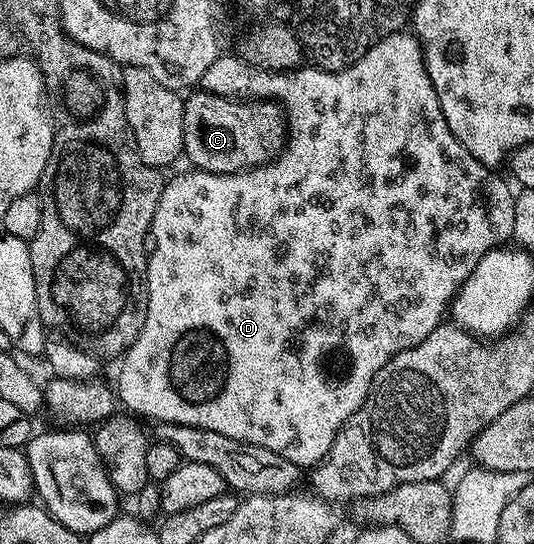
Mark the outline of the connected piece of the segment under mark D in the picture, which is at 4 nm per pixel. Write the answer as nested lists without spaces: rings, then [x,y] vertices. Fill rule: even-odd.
[[[398,32],[387,36],[379,44],[372,46],[355,64],[334,71],[322,70],[312,64],[295,70],[260,70],[249,65],[239,56],[222,55],[215,60],[215,64],[211,64],[211,68],[207,68],[207,72],[203,72],[199,86],[202,91],[218,94],[221,98],[268,100],[278,103],[281,109],[284,110],[287,119],[285,149],[272,162],[265,166],[254,166],[252,170],[241,170],[237,174],[216,174],[215,172],[189,168],[186,169],[186,174],[181,174],[178,178],[173,179],[170,177],[166,181],[165,190],[159,196],[159,208],[155,208],[155,216],[151,227],[152,249],[148,251],[145,267],[145,289],[149,295],[147,320],[143,320],[143,328],[139,332],[135,344],[130,346],[120,359],[120,362],[122,361],[121,371],[117,374],[115,394],[120,405],[130,415],[136,416],[138,419],[153,418],[154,423],[174,422],[180,426],[211,428],[211,432],[223,432],[223,436],[231,436],[231,440],[243,440],[247,444],[259,444],[259,448],[271,448],[271,452],[279,452],[279,456],[291,460],[291,464],[296,466],[312,468],[327,457],[335,436],[341,431],[346,420],[363,404],[363,400],[367,396],[377,373],[399,352],[403,352],[407,348],[415,348],[415,344],[423,344],[423,340],[427,340],[427,336],[431,336],[434,328],[442,325],[444,318],[441,317],[444,314],[446,317],[453,297],[457,295],[461,285],[467,280],[467,276],[471,276],[471,272],[475,272],[475,264],[479,264],[479,260],[483,260],[483,256],[487,256],[487,252],[504,247],[512,239],[513,225],[515,224],[515,194],[514,191],[509,191],[508,184],[497,175],[497,172],[483,165],[479,160],[475,160],[475,156],[471,156],[471,152],[467,152],[467,148],[463,148],[463,144],[459,144],[459,140],[453,135],[451,128],[447,128],[443,108],[439,108],[439,96],[435,96],[435,88],[427,76],[425,56],[421,53],[421,43],[417,41],[412,33]]]

